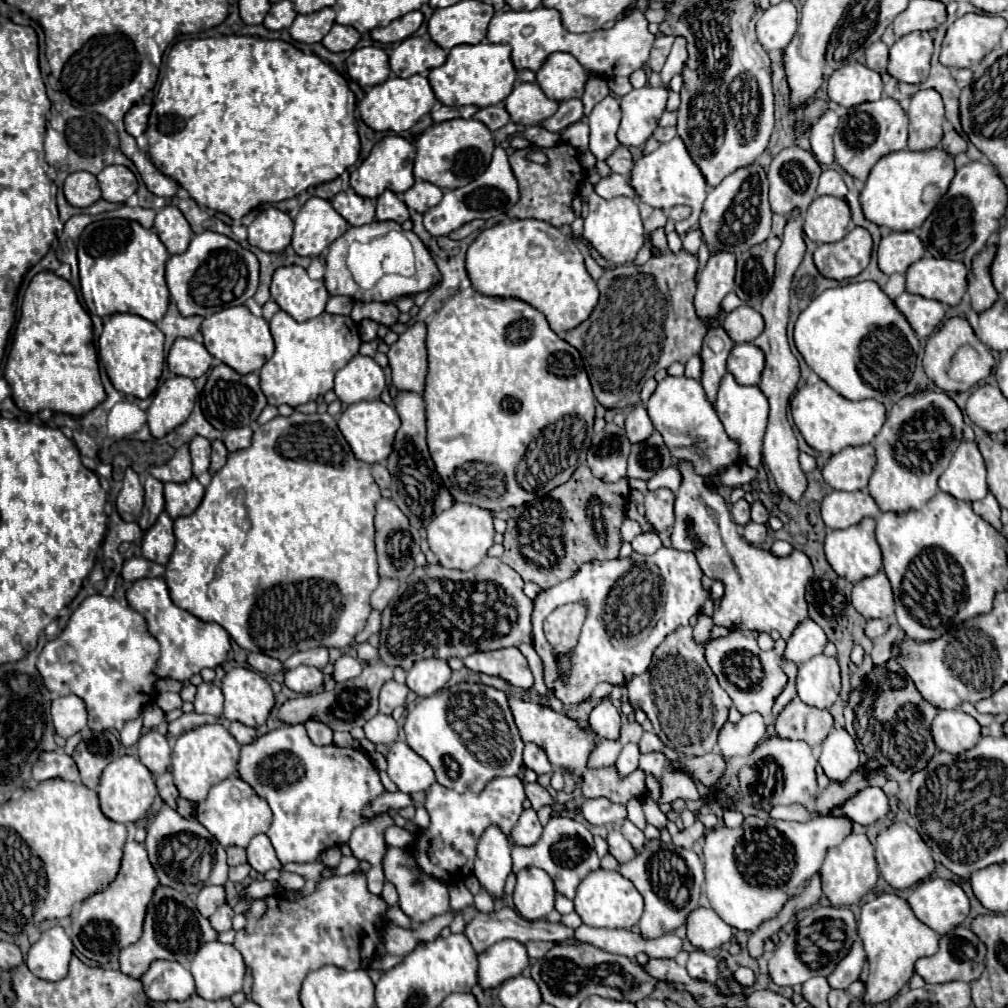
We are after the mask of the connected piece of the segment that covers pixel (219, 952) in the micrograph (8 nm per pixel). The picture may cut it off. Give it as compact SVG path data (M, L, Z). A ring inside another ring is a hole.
M221 941L205 943L191 961L197 995L203 999L225 999L241 991L245 977L245 963L233 945Z

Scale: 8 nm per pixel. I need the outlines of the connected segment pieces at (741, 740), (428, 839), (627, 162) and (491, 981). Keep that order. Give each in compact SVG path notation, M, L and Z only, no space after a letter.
M759 713L743 715L739 723L725 723L719 733L719 749L725 757L749 755L763 739L767 727Z
M501 777L481 791L481 795L473 793L455 793L439 783L433 783L427 789L425 809L429 813L429 827L417 831L417 839L411 845L411 853L417 861L417 867L441 881L441 883L453 883L461 881L463 877L469 877L473 871L473 861L477 855L477 839L481 839L485 827L501 827L505 835L509 837L513 827L517 825L517 819L523 811L523 781L519 777Z
M619 145L617 151L613 151L613 155L609 155L607 165L613 169L613 173L621 173L621 175L629 175L631 167L633 167L633 159L627 147Z
M513 939L497 941L479 955L477 983L481 989L495 989L505 979L521 975L521 971L527 965L529 965L529 957L519 941Z

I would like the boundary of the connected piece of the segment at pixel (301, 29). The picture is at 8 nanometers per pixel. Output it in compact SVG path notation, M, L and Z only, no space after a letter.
M331 7L321 9L317 13L309 15L297 15L293 25L289 27L289 33L299 43L319 43L333 27L335 23L335 11Z

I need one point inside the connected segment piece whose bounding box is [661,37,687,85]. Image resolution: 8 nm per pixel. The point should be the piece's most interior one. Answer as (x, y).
(676, 60)

